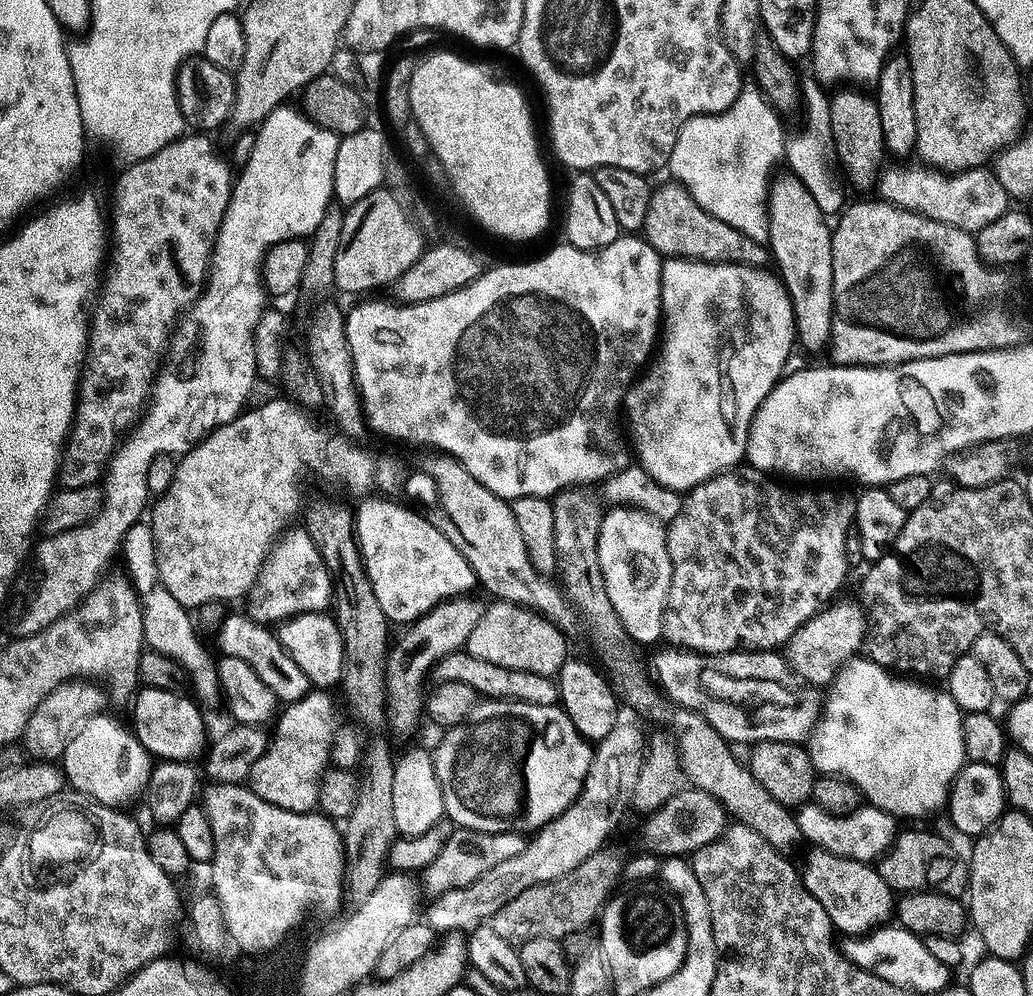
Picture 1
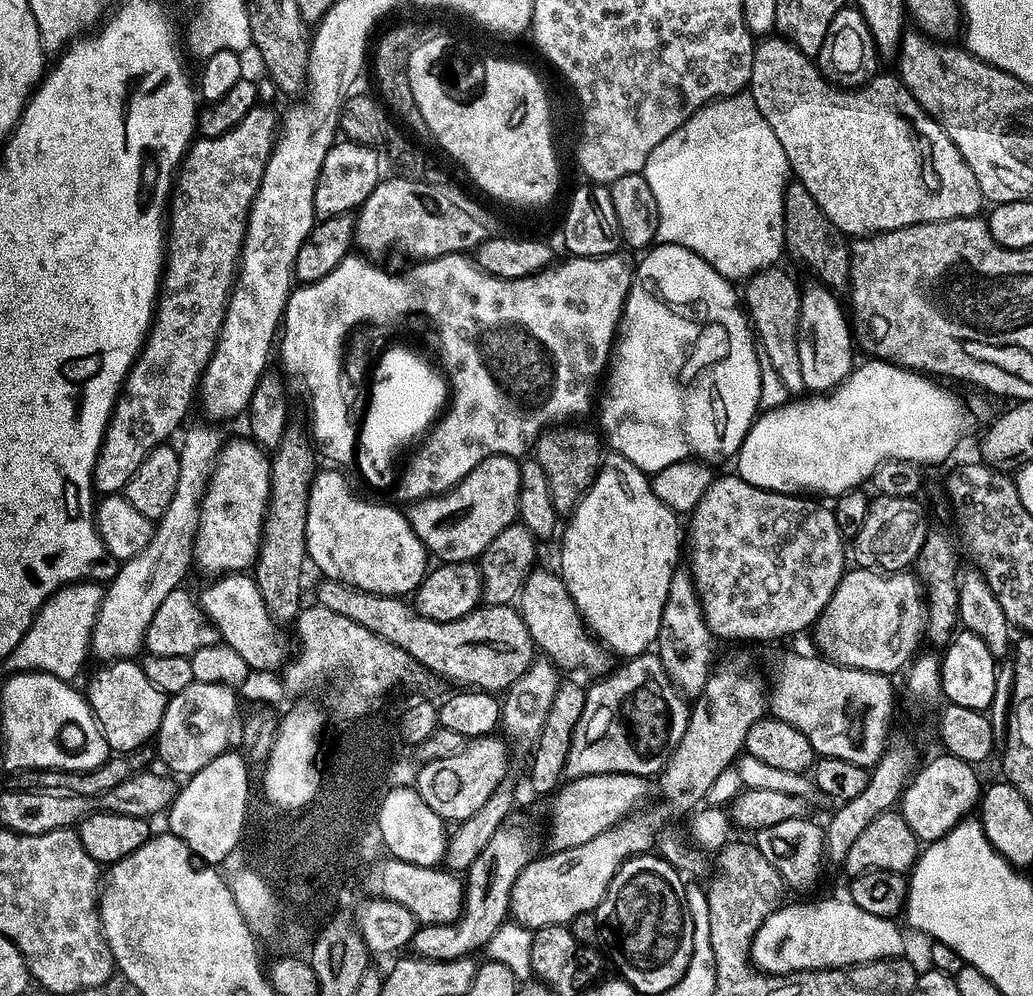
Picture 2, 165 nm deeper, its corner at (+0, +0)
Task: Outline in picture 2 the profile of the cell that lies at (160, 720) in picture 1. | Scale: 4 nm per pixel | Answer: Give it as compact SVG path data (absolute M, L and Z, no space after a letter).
M135 659L117 660L100 669L101 672L89 682L88 688L86 687L86 695L109 749L116 754L127 754L151 745L159 734L163 716L167 712L169 697L164 696L162 690L158 690L158 686L150 682L150 678L146 678L143 667Z

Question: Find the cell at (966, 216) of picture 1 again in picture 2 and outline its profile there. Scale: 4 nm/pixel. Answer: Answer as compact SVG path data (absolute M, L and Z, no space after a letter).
M764 38L756 46L750 95L754 98L762 118L766 118L766 122L770 122L770 130L774 130L774 134L778 134L778 142L782 142L782 150L786 150L788 164L792 167L792 176L799 184L806 186L806 190L810 190L810 198L814 198L814 202L818 202L818 206L824 211L826 218L830 218L833 226L848 238L880 236L883 232L893 232L919 224L937 224L943 220L971 220L979 217L986 208L984 195L978 186L978 178L974 178L974 170L970 170L970 166L966 166L966 158L962 158L958 146L954 146L954 142L950 142L950 138L944 133L942 126L936 121L936 117L930 116L928 111L908 93L903 83L895 75L892 76L879 74L864 88L856 91L843 91L830 84L809 56L799 52L790 41L783 38Z

